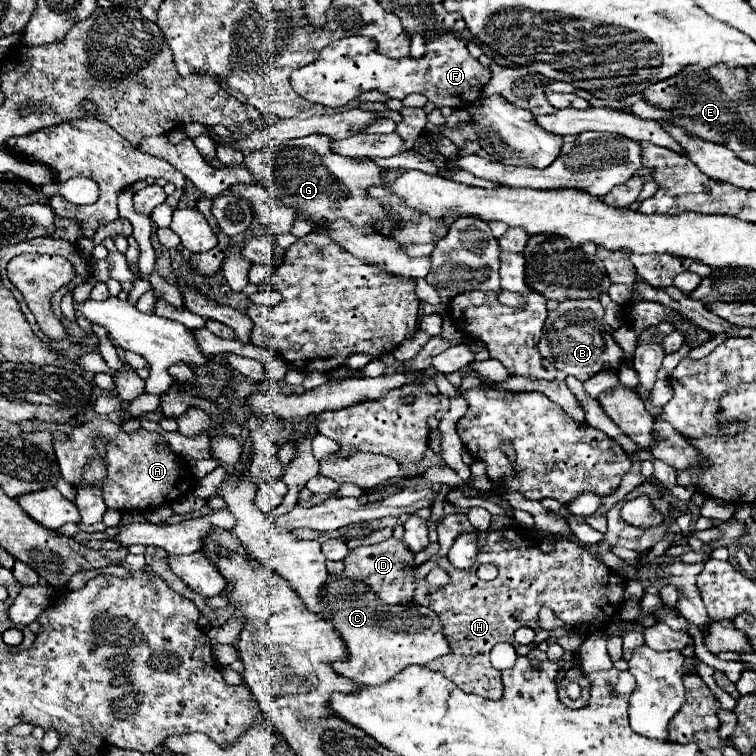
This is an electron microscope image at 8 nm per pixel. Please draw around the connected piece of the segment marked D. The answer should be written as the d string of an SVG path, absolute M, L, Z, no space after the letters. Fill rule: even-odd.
M389 538L381 544L353 548L353 550L349 550L349 554L343 560L327 562L329 574L365 582L383 604L391 604L391 606L413 602L413 592L415 592L415 572L413 570L415 568L417 568L417 564L413 560L413 554L409 552L409 548L403 542L399 542L395 538ZM407 566L411 570L405 570Z

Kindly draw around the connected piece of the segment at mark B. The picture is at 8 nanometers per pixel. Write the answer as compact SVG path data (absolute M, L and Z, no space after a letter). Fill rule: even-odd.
M565 300L557 306L557 310L549 312L543 324L543 336L539 342L539 352L547 360L551 358L553 364L577 380L585 382L593 378L597 372L605 370L619 370L623 362L623 350L615 344L609 328L603 324L605 310L599 300ZM583 330L583 332L577 332Z

